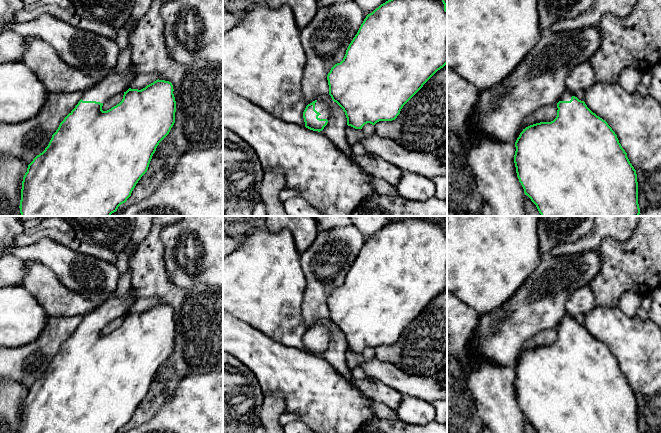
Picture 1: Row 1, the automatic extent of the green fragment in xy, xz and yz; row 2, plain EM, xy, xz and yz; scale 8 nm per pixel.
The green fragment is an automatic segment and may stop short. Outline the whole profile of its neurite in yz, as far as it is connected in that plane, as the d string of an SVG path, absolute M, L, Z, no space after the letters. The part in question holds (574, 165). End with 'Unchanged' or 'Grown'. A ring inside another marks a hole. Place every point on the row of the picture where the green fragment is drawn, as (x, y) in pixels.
M568 90L563 92L560 101L557 103L557 116L551 122L540 122L523 129L515 142L514 163L517 177L521 183L525 195L536 205L541 216L639 216L638 204L638 182L636 170L630 163L627 153L622 148L617 135L608 123L593 113L585 104Z. Grown

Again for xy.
M130 65L124 72L113 71L83 92L82 99L60 123L45 150L28 165L22 181L21 216L111 216L127 201L147 172L157 146L173 127L176 112L171 82L158 79L141 90L131 89L136 76ZM118 93L124 94L122 101L103 111L103 104Z. Grown

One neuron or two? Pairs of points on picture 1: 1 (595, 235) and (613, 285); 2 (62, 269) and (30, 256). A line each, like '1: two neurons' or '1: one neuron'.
1: two neurons
2: one neuron

